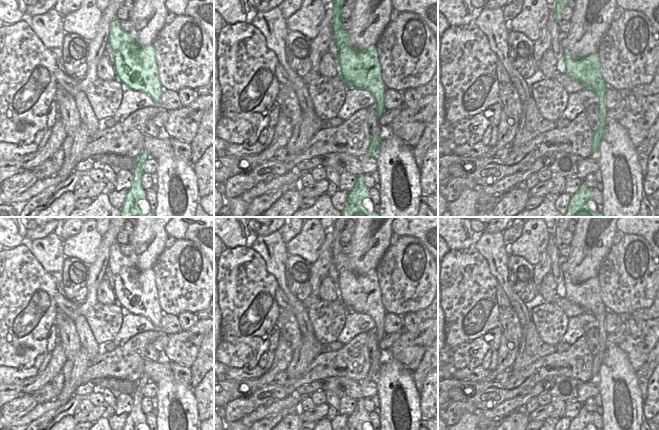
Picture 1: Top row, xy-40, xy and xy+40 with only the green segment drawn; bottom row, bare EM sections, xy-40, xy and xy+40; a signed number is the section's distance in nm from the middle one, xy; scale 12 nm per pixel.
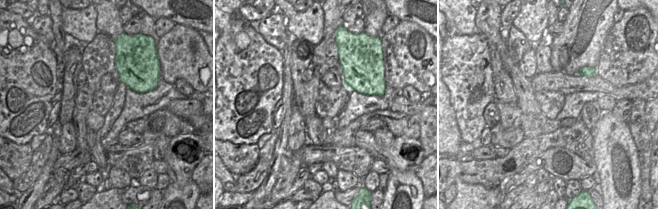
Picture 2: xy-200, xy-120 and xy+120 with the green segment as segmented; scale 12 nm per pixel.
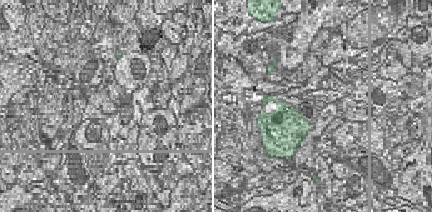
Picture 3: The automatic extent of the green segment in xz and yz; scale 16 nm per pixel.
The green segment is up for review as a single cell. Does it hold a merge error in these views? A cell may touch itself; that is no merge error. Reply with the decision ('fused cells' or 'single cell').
single cell

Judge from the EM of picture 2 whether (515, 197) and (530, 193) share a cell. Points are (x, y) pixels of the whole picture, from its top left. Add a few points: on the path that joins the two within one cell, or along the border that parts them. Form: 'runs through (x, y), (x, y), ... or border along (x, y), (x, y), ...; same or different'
runs through (519, 197), (526, 196); same

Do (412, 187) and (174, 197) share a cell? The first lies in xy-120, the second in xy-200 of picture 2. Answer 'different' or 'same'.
same

